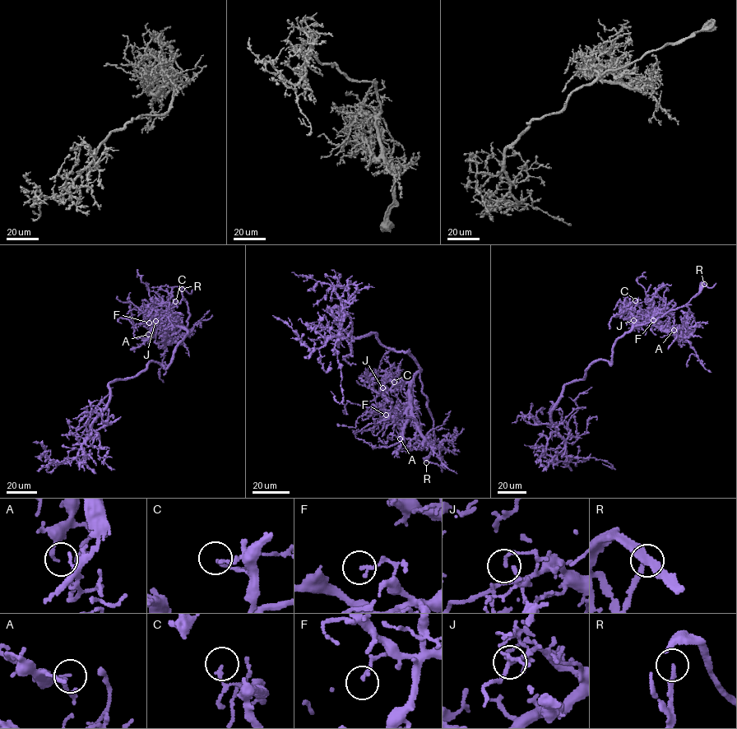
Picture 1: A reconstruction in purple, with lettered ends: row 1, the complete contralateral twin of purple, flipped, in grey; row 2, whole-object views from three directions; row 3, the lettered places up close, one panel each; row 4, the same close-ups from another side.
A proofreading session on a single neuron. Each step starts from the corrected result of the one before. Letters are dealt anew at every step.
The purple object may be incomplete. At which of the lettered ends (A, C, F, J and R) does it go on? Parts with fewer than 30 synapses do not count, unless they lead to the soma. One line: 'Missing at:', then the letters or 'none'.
Missing at: R

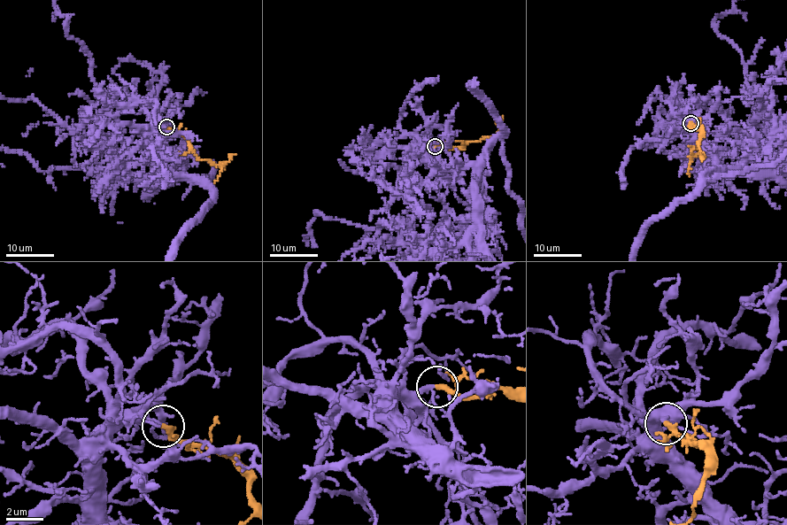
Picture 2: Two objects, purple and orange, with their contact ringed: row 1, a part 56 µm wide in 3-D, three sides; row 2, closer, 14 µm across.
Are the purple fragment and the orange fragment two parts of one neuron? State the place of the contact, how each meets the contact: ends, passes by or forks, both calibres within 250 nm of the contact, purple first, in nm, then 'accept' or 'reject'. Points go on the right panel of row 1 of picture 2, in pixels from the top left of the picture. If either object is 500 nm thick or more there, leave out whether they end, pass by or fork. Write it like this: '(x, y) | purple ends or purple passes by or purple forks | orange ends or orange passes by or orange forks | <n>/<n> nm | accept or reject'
(690, 123) | purple passes by | orange passes by | 190/240 nm | accept

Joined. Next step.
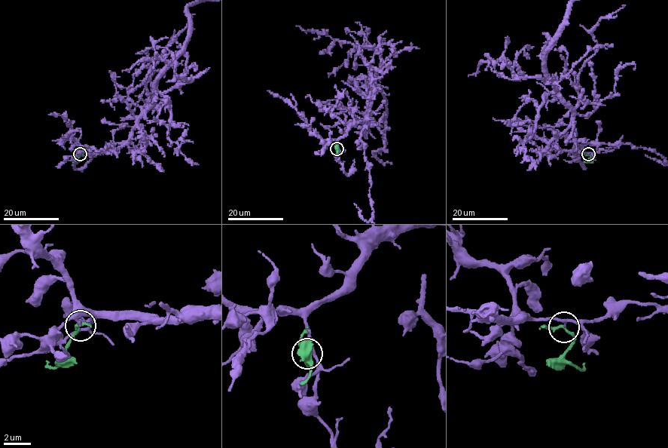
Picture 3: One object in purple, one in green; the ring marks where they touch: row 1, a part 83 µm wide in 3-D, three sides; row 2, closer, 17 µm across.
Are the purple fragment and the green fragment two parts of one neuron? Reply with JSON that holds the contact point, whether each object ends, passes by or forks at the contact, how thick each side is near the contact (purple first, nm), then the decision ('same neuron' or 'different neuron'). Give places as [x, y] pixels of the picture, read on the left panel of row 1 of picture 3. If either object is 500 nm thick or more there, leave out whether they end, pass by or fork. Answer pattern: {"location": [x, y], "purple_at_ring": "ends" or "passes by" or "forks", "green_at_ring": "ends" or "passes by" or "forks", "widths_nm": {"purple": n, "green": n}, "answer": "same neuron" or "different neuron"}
{"location": [80, 154], "purple_at_ring": "passes by", "green_at_ring": "passes by", "widths_nm": {"purple": 160, "green": 170}, "answer": "different neuron"}

